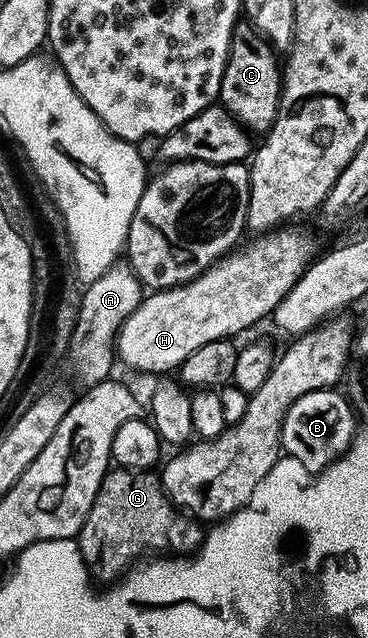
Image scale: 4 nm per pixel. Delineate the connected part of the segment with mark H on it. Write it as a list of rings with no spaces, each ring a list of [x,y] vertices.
[[[276,228],[270,232],[260,233],[252,240],[248,246],[240,245],[238,248],[232,249],[231,253],[224,254],[219,261],[214,262],[203,274],[198,274],[191,282],[186,282],[180,286],[174,286],[168,290],[156,290],[148,293],[139,307],[133,312],[133,316],[129,316],[129,320],[125,320],[125,324],[119,330],[119,336],[115,340],[115,349],[117,351],[117,358],[120,363],[124,362],[131,370],[140,370],[143,374],[159,374],[157,376],[167,376],[172,372],[178,371],[190,354],[197,352],[197,348],[201,348],[210,342],[221,342],[230,339],[231,334],[239,334],[242,330],[250,328],[254,322],[259,322],[263,317],[274,315],[277,304],[281,304],[281,300],[293,288],[293,284],[297,284],[297,280],[304,274],[307,267],[311,265],[313,259],[316,257],[317,249],[311,243],[311,238],[303,230],[291,230],[295,228]]]

